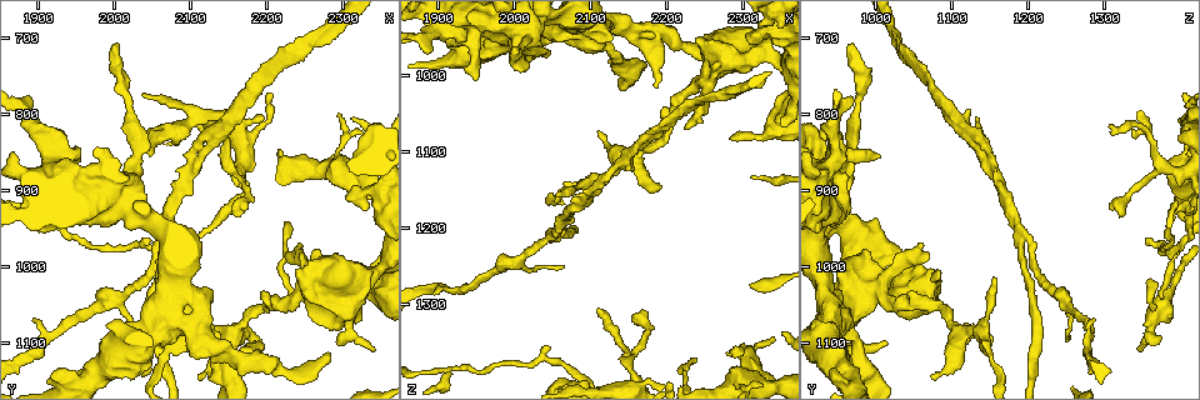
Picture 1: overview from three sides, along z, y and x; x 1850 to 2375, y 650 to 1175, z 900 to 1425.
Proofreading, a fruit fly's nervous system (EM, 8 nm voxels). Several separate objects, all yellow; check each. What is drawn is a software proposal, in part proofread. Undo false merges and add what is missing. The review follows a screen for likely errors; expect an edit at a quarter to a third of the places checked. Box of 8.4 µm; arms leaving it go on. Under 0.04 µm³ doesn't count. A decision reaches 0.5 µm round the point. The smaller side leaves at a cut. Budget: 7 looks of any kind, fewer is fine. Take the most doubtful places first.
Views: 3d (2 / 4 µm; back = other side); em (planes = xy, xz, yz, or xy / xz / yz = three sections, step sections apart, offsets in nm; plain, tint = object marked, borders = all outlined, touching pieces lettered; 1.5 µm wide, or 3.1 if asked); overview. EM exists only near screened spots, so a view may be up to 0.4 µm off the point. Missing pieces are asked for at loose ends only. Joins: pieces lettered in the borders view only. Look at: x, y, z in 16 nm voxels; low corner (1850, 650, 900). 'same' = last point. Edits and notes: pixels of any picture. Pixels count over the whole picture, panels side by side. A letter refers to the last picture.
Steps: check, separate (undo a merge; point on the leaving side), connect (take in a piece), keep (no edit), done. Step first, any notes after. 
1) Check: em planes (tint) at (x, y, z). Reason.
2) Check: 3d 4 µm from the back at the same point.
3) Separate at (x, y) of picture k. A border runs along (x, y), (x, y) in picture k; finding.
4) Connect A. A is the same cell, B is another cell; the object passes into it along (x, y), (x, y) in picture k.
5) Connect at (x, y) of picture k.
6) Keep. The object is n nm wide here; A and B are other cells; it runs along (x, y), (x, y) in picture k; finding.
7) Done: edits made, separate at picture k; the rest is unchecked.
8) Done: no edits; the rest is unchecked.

Check: 3d 2 µm from the back at (2040, 1015, 1215). Arms part here.

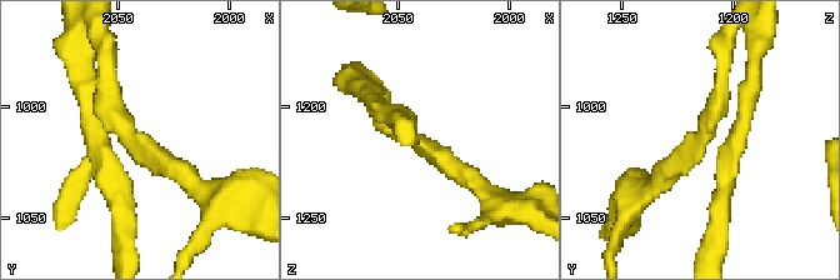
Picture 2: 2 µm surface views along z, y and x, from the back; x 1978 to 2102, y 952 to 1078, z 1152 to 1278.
Check: em yz step 8 (tint) at (2044, 1012, 1214). 3 arms meet here; the arms are 160, 160, 180 nm wide; now the EM.

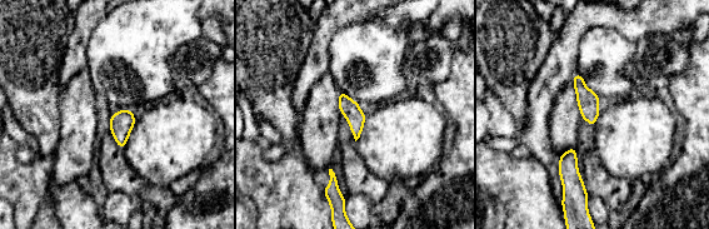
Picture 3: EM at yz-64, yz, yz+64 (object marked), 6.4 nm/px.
Check: em xz step 4 (borders) at the same point.

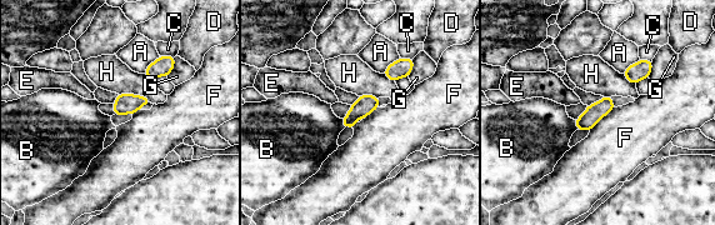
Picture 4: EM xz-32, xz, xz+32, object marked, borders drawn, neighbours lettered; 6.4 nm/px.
Keep. The object is 120 nm wide here; A, B, C, D, E, F, G and H are other cells; a border runs along (614, 106), (590, 130) in picture 4; continuous, no second neuron.

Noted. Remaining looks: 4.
Check: 3d 4 µm at (2005, 710, 970). Long arm stops here.

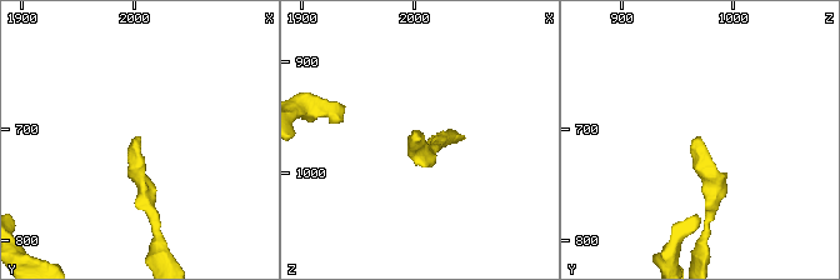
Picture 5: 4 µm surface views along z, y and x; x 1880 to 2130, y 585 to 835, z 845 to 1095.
Check: em yz step 4 (tint) at (2006, 710, 970).

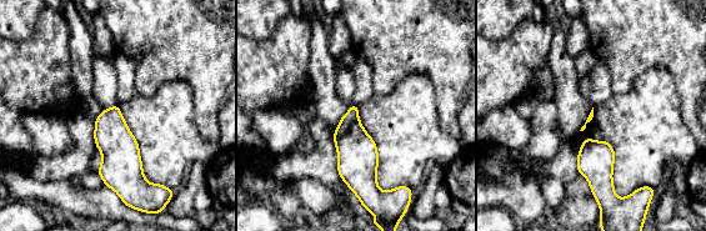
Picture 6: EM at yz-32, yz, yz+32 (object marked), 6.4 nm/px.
Check: em planes (borders) at the same point. Another direction.

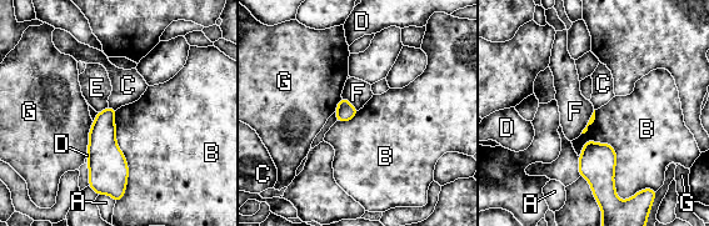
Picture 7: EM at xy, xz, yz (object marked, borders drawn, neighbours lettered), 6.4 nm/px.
Keep. A, B, C, D, E, F and G are other cells; none of them fits.

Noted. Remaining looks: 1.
Done: no edits; the rest is unchecked.

